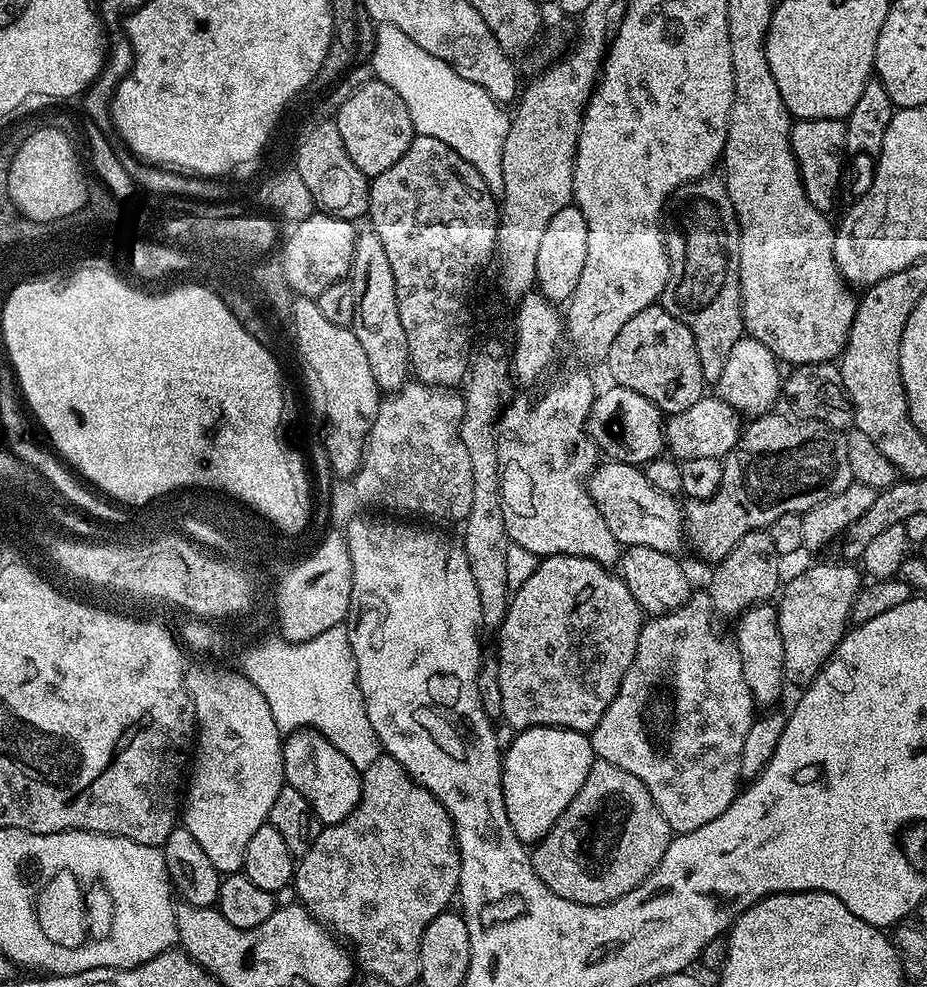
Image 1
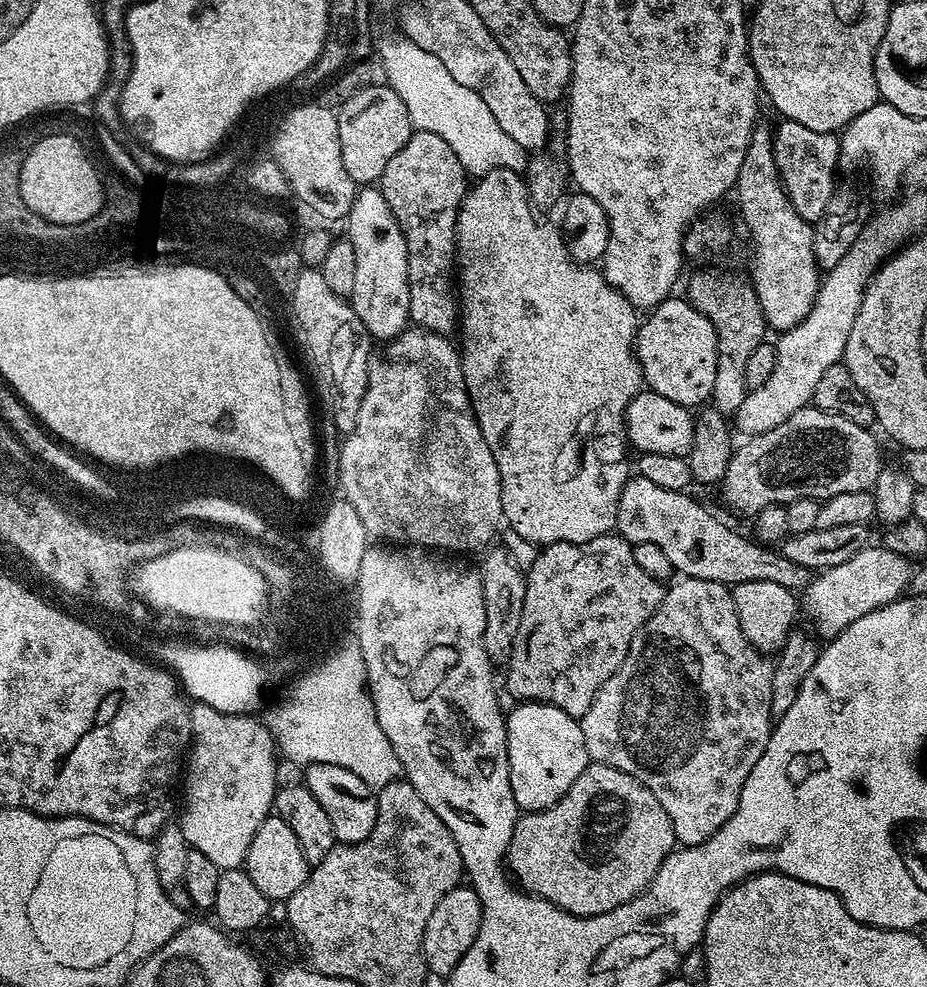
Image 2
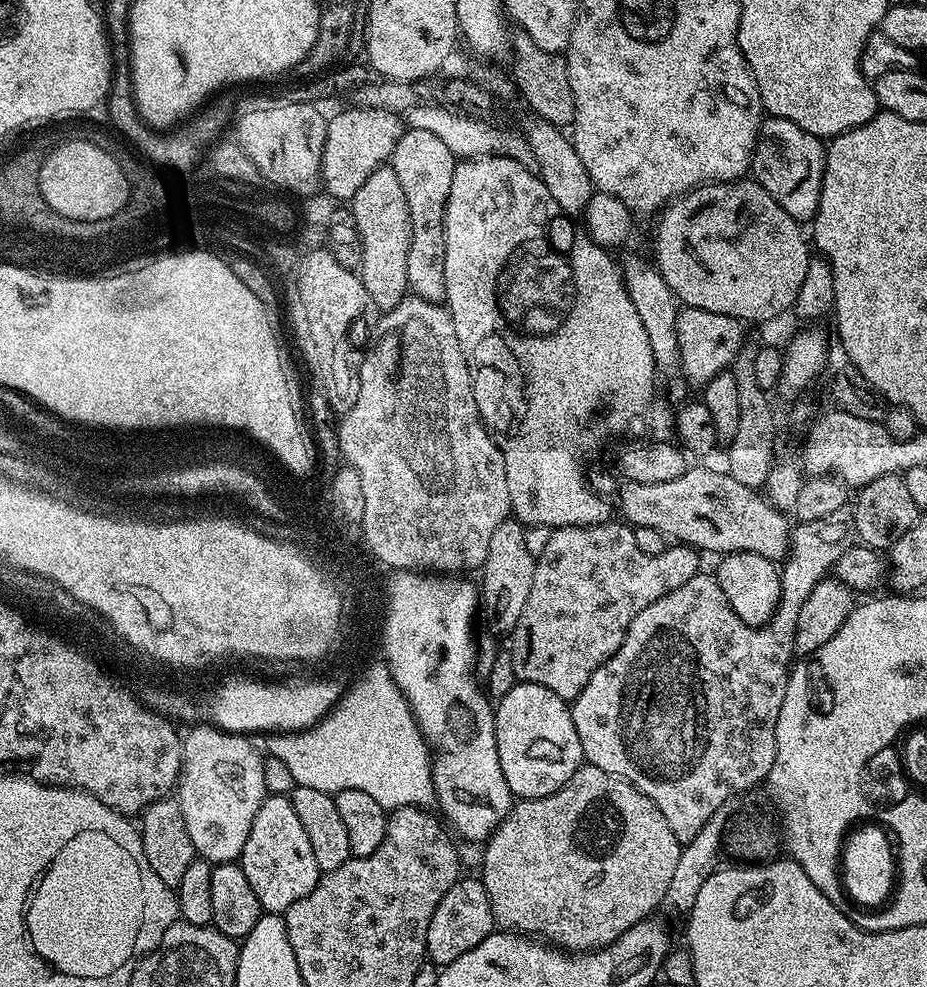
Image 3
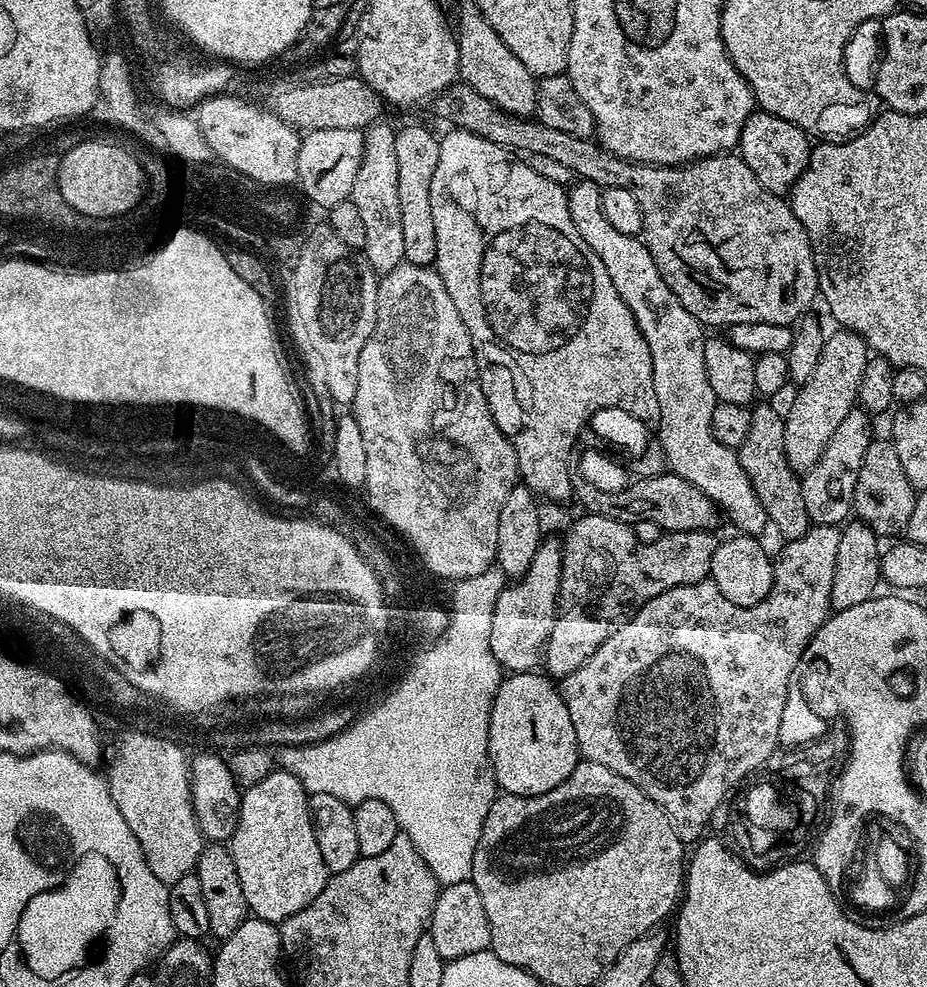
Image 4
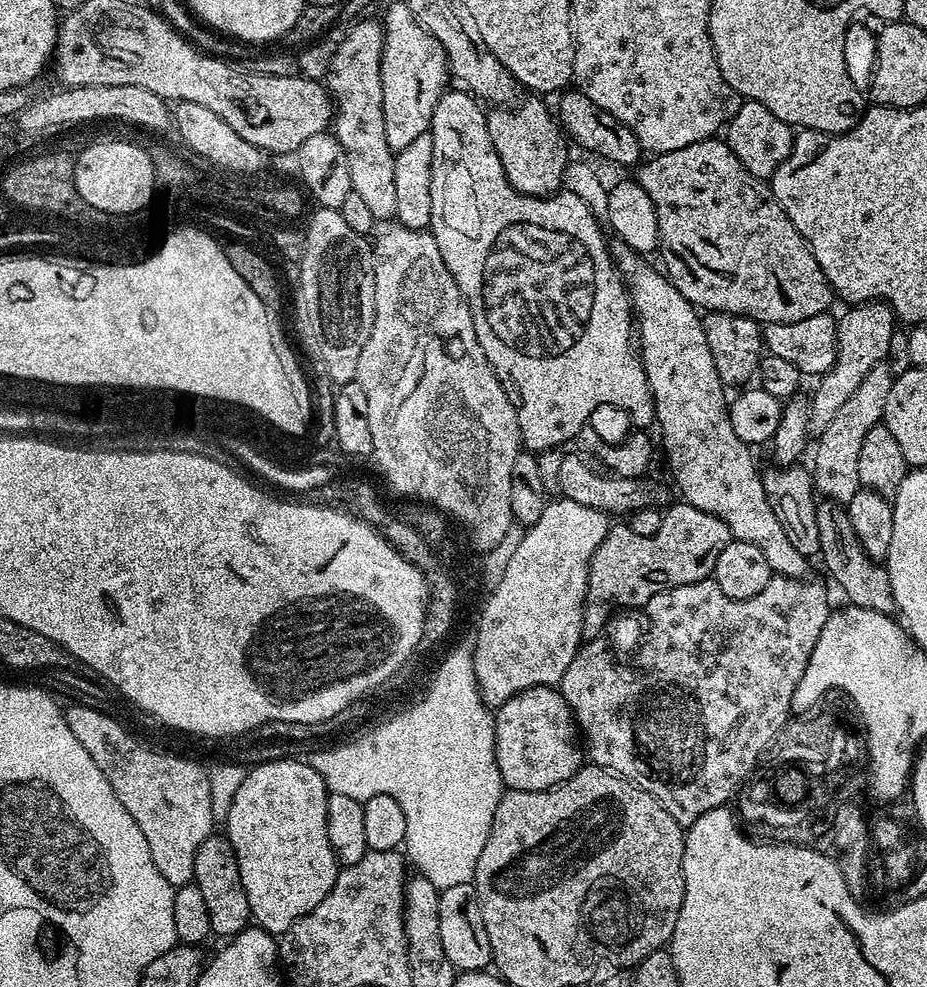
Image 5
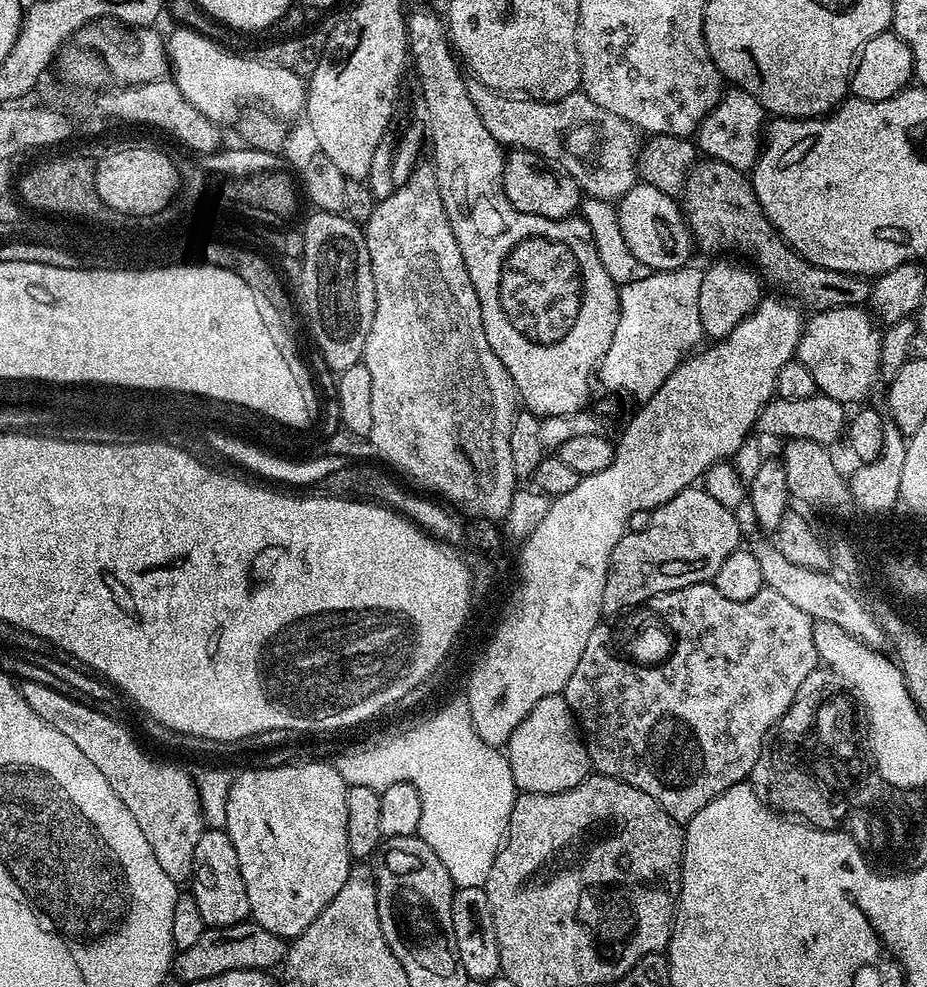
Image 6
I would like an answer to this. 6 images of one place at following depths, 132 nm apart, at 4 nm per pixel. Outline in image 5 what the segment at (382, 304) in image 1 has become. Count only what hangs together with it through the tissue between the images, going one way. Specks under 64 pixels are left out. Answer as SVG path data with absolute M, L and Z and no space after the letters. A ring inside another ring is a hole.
M361 19L336 46L334 58L330 58L330 70L326 77L328 95L334 101L334 135L346 150L346 162L350 166L350 182L367 203L370 214L378 222L388 222L395 217L394 210L394 162L395 155L386 146L386 125L382 123L382 76L380 55L384 45L384 25L379 19Z

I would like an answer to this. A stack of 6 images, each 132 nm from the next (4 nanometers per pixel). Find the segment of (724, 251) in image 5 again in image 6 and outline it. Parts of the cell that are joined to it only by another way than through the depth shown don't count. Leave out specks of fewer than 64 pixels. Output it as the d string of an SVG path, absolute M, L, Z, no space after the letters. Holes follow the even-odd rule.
M704 158L692 165L688 177L685 179L682 211L697 249L705 248L708 252L724 254L727 253L724 252L727 248L741 248L749 256L747 259L755 265L759 275L767 283L769 280L774 287L781 288L785 292L781 292L785 297L799 302L805 309L808 307L808 310L825 312L831 308L858 308L867 305L872 299L873 281L869 277L845 276L842 272L831 272L825 268L819 268L817 264L811 264L804 257L799 256L789 244L785 244L782 237L766 218L766 214L752 189L751 179L745 173L734 170L734 166L726 166L726 162Z

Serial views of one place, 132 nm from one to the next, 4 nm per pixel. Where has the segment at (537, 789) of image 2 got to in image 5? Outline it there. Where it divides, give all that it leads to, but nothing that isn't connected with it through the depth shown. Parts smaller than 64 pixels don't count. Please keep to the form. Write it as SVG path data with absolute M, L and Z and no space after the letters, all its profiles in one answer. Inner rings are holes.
M534 686L514 694L505 704L495 709L496 761L505 789L537 792L566 782L582 767L582 740L578 735L572 711L562 694L552 686Z

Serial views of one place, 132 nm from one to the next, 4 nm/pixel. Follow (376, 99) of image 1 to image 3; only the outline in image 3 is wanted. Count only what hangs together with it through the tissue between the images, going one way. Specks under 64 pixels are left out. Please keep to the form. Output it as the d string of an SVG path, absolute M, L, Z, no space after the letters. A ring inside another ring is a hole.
M349 108L342 109L336 117L328 120L326 146L322 150L322 188L336 202L351 201L352 196L358 194L362 182L366 182L374 170L385 167L391 161L394 146L398 146L398 138L406 130L397 113Z

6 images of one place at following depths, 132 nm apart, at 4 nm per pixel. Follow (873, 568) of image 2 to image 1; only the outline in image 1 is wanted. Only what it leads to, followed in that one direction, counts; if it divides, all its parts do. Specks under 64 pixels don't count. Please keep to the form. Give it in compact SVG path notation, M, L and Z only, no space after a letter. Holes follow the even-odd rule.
M835 563L812 564L802 569L779 593L780 604L775 605L775 610L782 634L782 650L786 650L784 678L789 685L811 684L820 667L832 657L844 633L849 631L852 607L862 587L862 572L855 563Z

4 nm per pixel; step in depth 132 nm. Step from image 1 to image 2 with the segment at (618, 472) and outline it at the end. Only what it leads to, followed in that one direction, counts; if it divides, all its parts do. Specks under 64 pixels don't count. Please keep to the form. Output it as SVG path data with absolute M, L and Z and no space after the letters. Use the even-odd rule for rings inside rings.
M633 475L625 482L620 495L616 511L615 531L631 545L640 543L657 545L666 554L673 569L677 573L680 572L679 575L684 578L693 576L729 586L735 586L742 582L778 582L778 586L786 586L793 590L807 588L810 579L809 568L798 566L798 562L790 562L790 558L786 558L783 551L763 546L752 538L747 540L742 533L727 528L714 513L707 512L694 497L688 495L687 491L662 490L662 486L657 486L655 482Z

